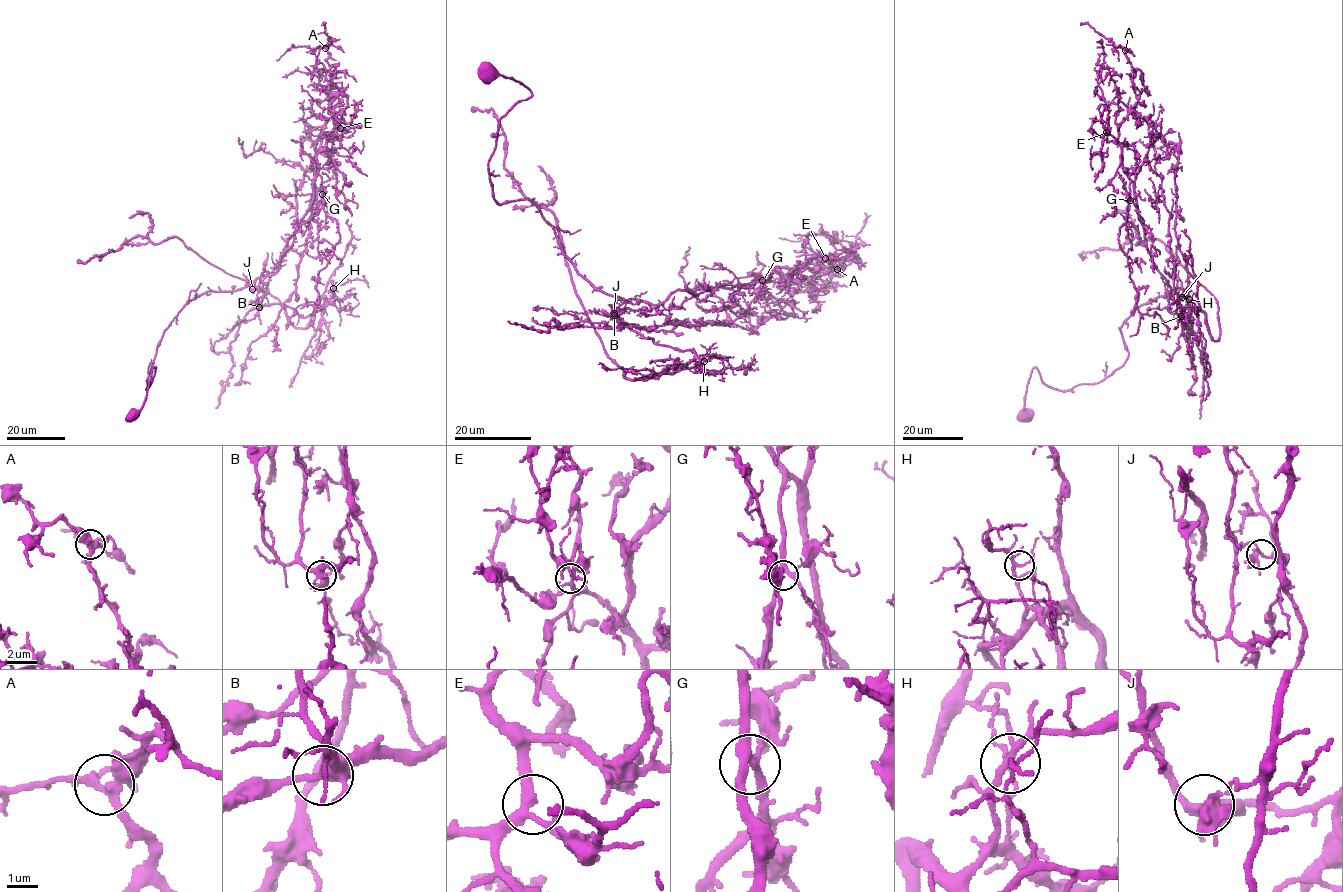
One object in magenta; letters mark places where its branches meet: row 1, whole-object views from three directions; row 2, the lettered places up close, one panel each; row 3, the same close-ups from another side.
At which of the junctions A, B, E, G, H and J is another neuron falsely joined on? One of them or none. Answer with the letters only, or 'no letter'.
J

